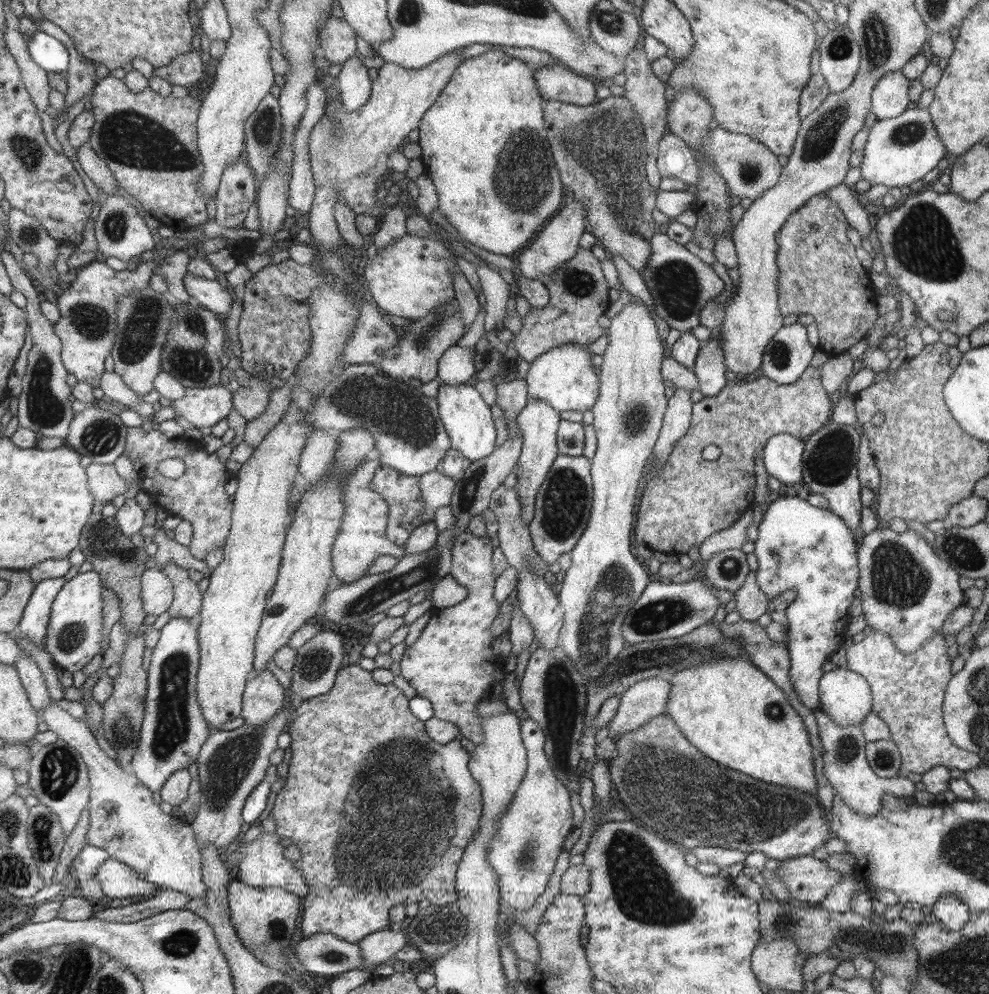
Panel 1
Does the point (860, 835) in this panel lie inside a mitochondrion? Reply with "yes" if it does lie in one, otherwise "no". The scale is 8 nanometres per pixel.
no

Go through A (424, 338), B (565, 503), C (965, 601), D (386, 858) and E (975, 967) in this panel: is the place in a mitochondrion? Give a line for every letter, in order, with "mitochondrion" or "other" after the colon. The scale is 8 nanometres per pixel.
A: mitochondrion
B: mitochondrion
C: other
D: mitochondrion
E: mitochondrion

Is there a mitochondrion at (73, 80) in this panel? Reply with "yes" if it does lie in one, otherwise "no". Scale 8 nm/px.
no

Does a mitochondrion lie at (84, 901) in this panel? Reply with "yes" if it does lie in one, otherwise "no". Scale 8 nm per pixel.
no

